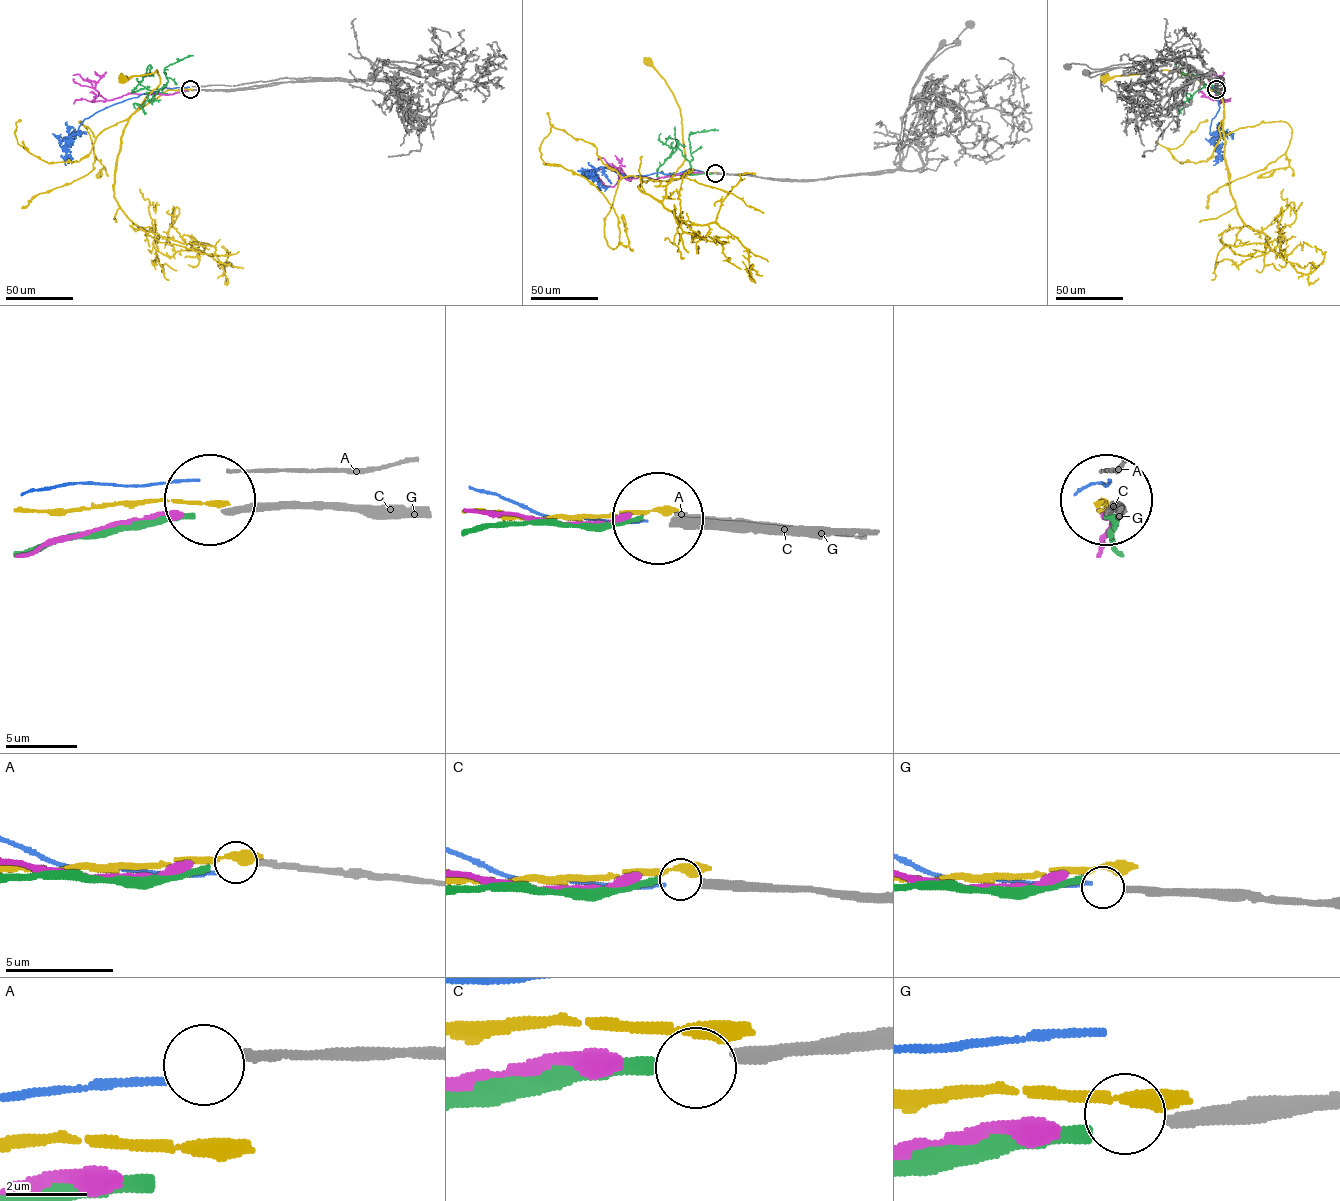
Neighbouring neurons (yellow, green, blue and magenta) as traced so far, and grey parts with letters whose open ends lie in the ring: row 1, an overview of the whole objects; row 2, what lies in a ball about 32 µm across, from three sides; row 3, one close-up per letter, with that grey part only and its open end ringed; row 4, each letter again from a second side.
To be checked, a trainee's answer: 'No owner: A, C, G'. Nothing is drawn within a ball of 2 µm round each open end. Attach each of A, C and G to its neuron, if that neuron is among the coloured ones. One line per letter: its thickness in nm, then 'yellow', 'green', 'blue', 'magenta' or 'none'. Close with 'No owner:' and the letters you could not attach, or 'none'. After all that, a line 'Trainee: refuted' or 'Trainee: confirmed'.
A: 280 nm thick; none
C: 320 nm thick; green
G: 300 nm thick; none
No owner: A, G
Trainee: refuted

